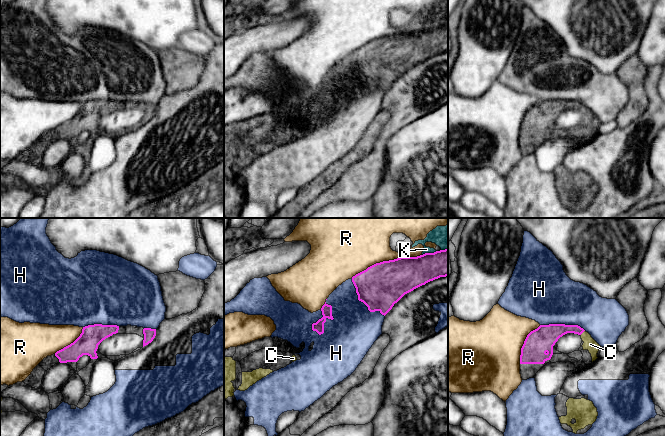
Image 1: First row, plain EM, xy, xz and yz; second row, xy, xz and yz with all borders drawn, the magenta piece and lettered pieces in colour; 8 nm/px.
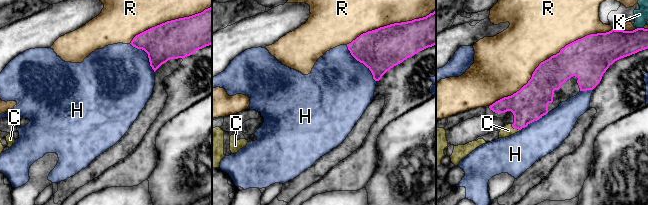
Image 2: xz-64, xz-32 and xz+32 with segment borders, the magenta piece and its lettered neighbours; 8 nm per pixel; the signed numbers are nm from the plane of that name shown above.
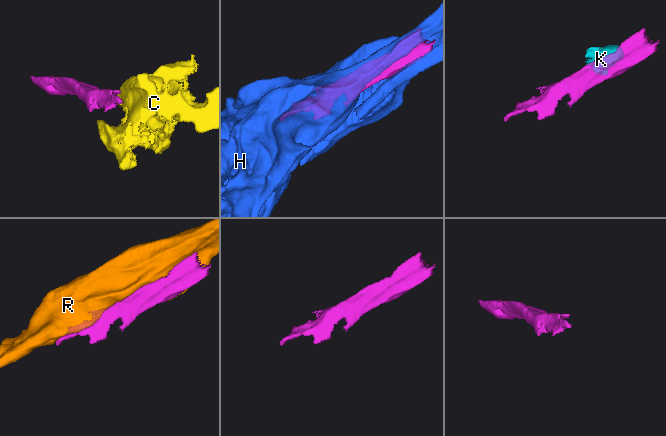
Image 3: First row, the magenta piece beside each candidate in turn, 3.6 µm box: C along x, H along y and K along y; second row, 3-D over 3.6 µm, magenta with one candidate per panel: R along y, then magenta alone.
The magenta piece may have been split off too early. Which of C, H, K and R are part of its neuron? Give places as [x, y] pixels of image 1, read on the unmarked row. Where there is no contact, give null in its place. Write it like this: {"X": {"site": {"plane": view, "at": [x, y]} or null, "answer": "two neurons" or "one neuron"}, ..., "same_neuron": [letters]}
{"C": {"site": {"plane": "yz", "at": [582, 108]}, "answer": "one neuron"}, "H": {"site": {"plane": "xz", "at": [329, 94]}, "answer": "two neurons"}, "K": {"site": {"plane": "xz", "at": [429, 29]}, "answer": "two neurons"}, "R": {"site": {"plane": "xz", "at": [376, 39]}, "answer": "two neurons"}, "same_neuron": ["C"]}

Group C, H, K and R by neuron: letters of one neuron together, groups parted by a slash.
C / H / K R

